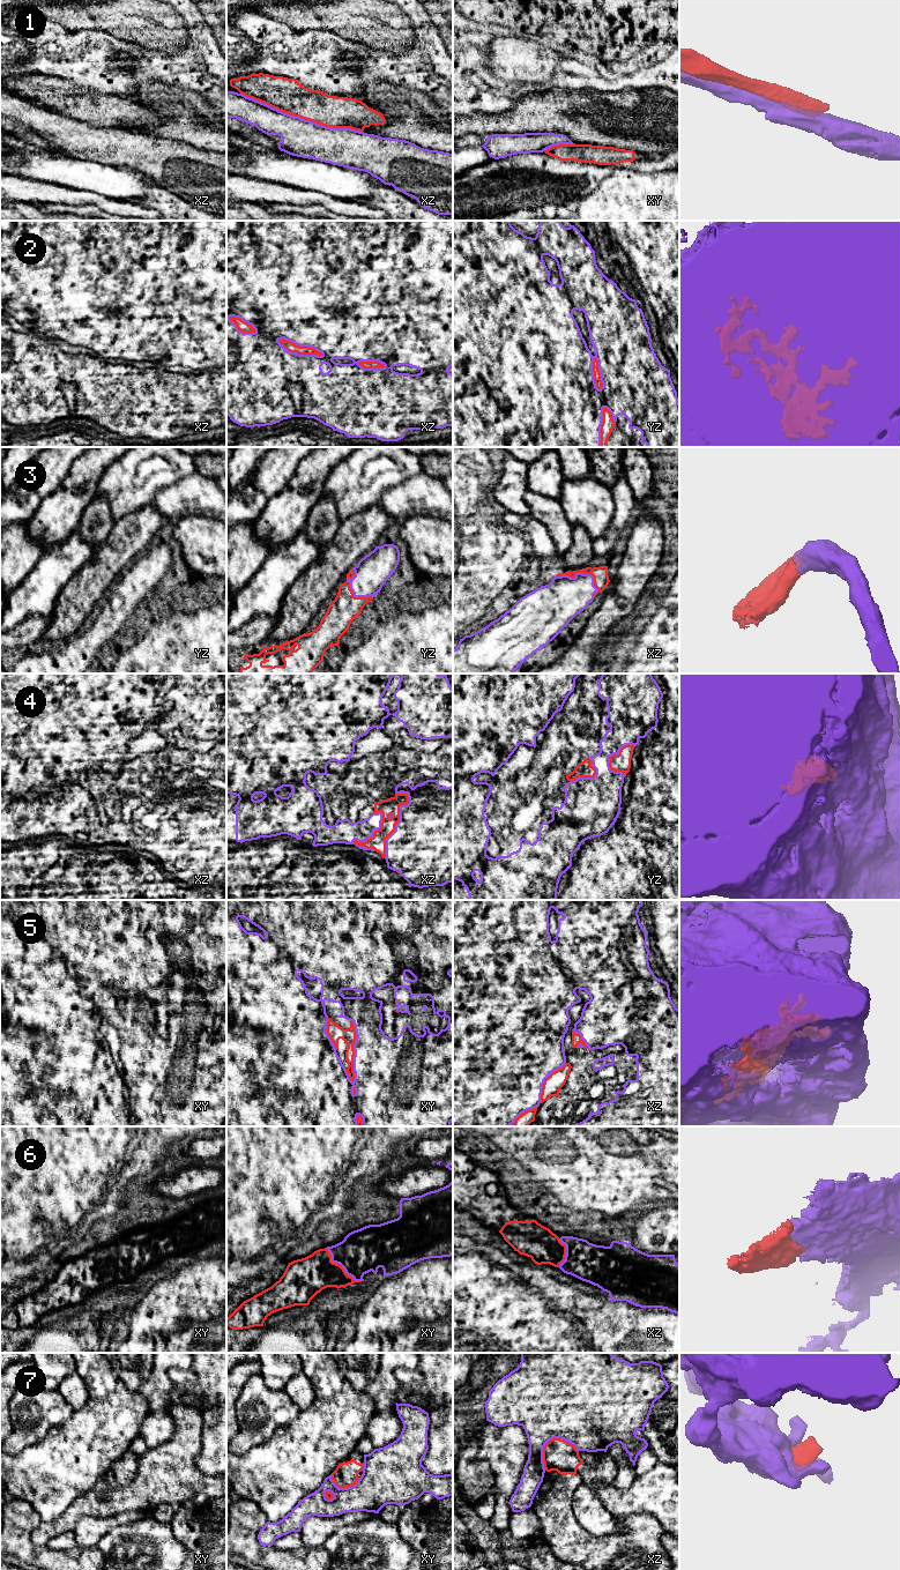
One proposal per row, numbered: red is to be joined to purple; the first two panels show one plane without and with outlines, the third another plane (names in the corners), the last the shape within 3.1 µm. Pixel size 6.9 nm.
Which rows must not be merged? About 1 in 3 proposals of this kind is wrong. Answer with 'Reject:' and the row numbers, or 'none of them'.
Reject: 1, 7

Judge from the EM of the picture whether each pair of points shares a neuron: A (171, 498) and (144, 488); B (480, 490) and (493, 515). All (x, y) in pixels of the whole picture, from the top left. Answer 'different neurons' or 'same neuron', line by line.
A: different neurons
B: same neuron

